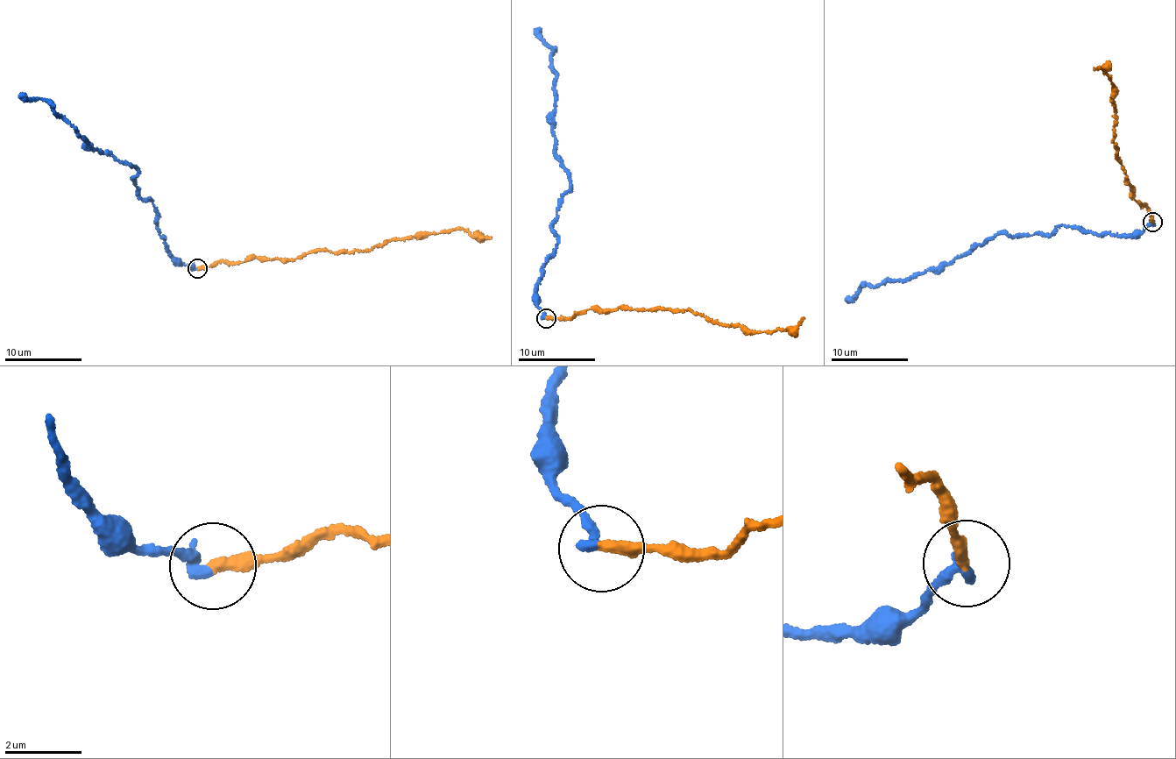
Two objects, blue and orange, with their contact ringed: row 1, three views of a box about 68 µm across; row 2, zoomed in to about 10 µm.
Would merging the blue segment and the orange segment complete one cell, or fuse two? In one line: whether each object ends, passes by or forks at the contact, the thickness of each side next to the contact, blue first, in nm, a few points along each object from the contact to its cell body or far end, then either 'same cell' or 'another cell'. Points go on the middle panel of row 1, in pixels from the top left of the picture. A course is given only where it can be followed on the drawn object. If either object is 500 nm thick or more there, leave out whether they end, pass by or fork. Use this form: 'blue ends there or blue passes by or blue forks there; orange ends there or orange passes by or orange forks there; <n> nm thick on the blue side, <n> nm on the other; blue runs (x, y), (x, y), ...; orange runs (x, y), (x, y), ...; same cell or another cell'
blue ends there; orange ends there; 320 nm thick on the blue side, 320 nm on the other; blue runs (545, 318), (536, 282), (557, 243), (552, 221), (570, 180), (556, 150), (550, 46), (534, 29); orange runs (547, 317), (574, 317), (597, 307), (659, 306), (689, 308), (721, 324), (761, 332), (795, 327), (804, 317); another cell

